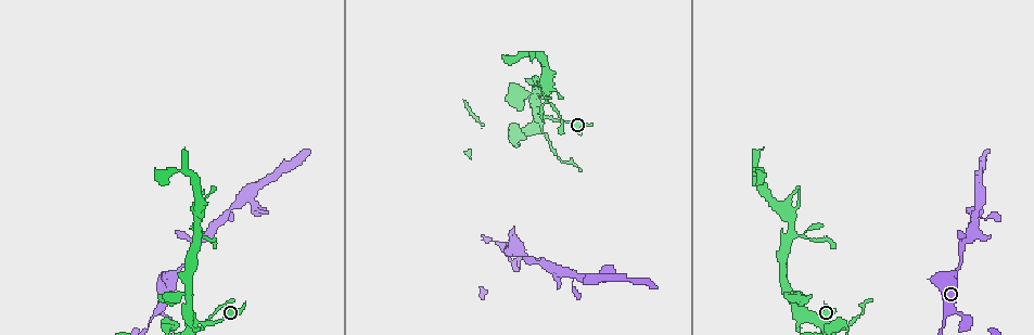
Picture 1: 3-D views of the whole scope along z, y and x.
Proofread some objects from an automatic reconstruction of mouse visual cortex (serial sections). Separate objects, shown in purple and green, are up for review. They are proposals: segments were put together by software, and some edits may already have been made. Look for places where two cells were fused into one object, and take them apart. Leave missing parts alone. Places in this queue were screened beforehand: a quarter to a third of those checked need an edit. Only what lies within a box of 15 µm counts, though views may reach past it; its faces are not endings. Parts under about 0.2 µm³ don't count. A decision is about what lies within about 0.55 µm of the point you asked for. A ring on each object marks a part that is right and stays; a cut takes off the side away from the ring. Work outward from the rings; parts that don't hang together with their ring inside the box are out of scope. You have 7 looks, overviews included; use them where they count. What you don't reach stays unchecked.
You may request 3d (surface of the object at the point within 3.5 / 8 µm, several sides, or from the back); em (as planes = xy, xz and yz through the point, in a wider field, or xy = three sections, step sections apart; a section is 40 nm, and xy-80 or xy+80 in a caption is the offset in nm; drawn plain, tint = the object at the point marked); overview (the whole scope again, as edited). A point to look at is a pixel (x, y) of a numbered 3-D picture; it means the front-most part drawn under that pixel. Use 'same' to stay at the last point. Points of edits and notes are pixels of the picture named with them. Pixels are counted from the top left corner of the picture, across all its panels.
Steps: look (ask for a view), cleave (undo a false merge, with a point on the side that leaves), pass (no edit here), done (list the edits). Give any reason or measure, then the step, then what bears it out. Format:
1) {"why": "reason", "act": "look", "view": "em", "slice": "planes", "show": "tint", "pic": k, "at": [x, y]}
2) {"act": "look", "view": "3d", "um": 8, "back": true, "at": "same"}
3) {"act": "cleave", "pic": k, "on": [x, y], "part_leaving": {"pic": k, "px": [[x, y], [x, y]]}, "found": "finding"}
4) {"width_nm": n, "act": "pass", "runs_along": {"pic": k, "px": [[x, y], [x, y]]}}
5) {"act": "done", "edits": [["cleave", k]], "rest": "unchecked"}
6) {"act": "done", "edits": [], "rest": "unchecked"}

{"act": "look", "view": "em", "slice": "xy", "step": 5, "show": "tint", "pic": 1, "at": [188, 296]}

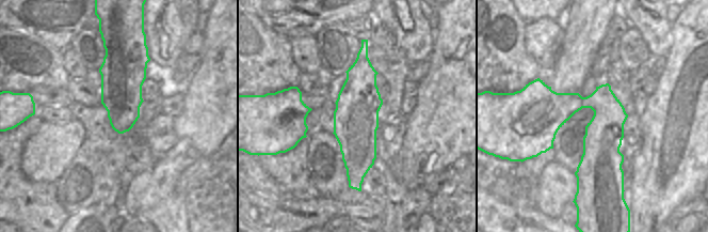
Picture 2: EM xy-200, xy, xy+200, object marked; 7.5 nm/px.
{"act": "look", "view": "3d", "um": 3.5, "at": "same"}

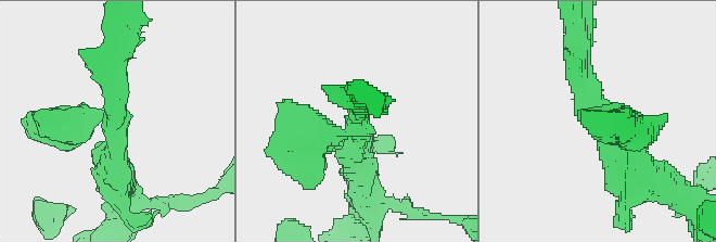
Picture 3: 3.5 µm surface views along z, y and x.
{"act": "pass", "runs_along": {"pic": 2, "px": [[365, 45], [354, 186]]}, "found": "one cell here"}

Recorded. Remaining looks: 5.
{"why": "sudden change in width", "act": "look", "view": "3d", "um": 3.5, "pic": 1, "at": [543, 86]}

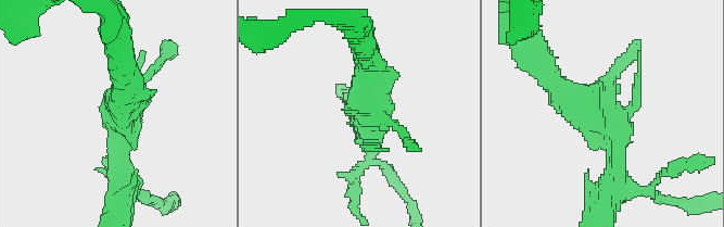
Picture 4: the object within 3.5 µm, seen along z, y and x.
{"why": "need the tissue", "act": "look", "view": "em", "slice": "planes", "show": "tint", "pic": 4, "at": [365, 117]}

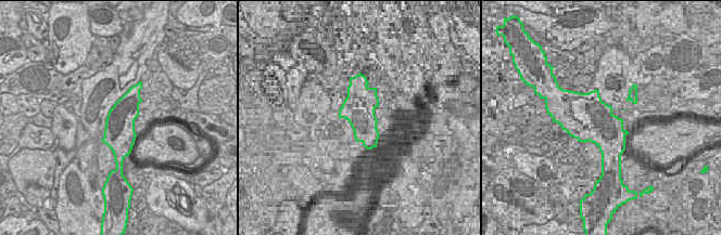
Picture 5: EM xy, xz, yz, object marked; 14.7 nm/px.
{"act": "pass", "runs_along": {"pic": 4, "px": [[608, 191], [613, 131], [549, 74]]}, "found": "continuous, no second cell"}

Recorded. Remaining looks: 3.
{"why": "abrupt turn", "act": "look", "view": "3d", "um": 3.5, "pic": 1, "at": [975, 200]}

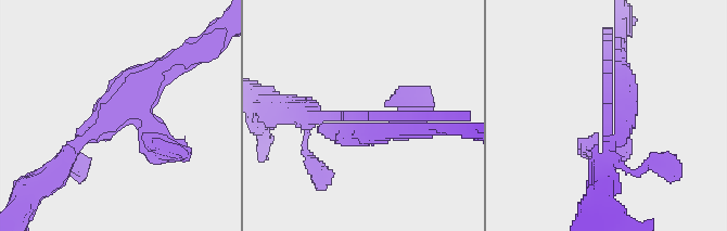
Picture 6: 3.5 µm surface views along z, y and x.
{"why": "shape alone is not enough", "act": "look", "view": "em", "slice": "planes", "show": "tint", "pic": 6, "at": [128, 119]}

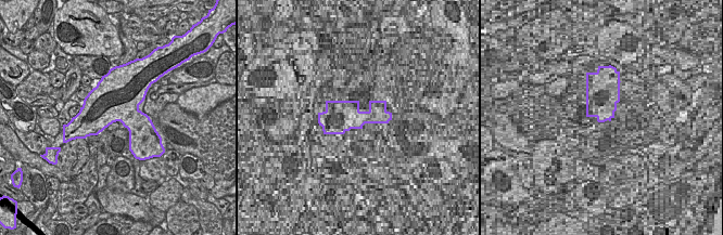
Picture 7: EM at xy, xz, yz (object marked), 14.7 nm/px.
{"act": "pass", "runs_along": {"pic": 6, "px": [[314, 117], [391, 117], [397, 131]]}, "found": "one cell here"}

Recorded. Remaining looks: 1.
{"act": "done", "edits": [], "rest": "unchecked"}

